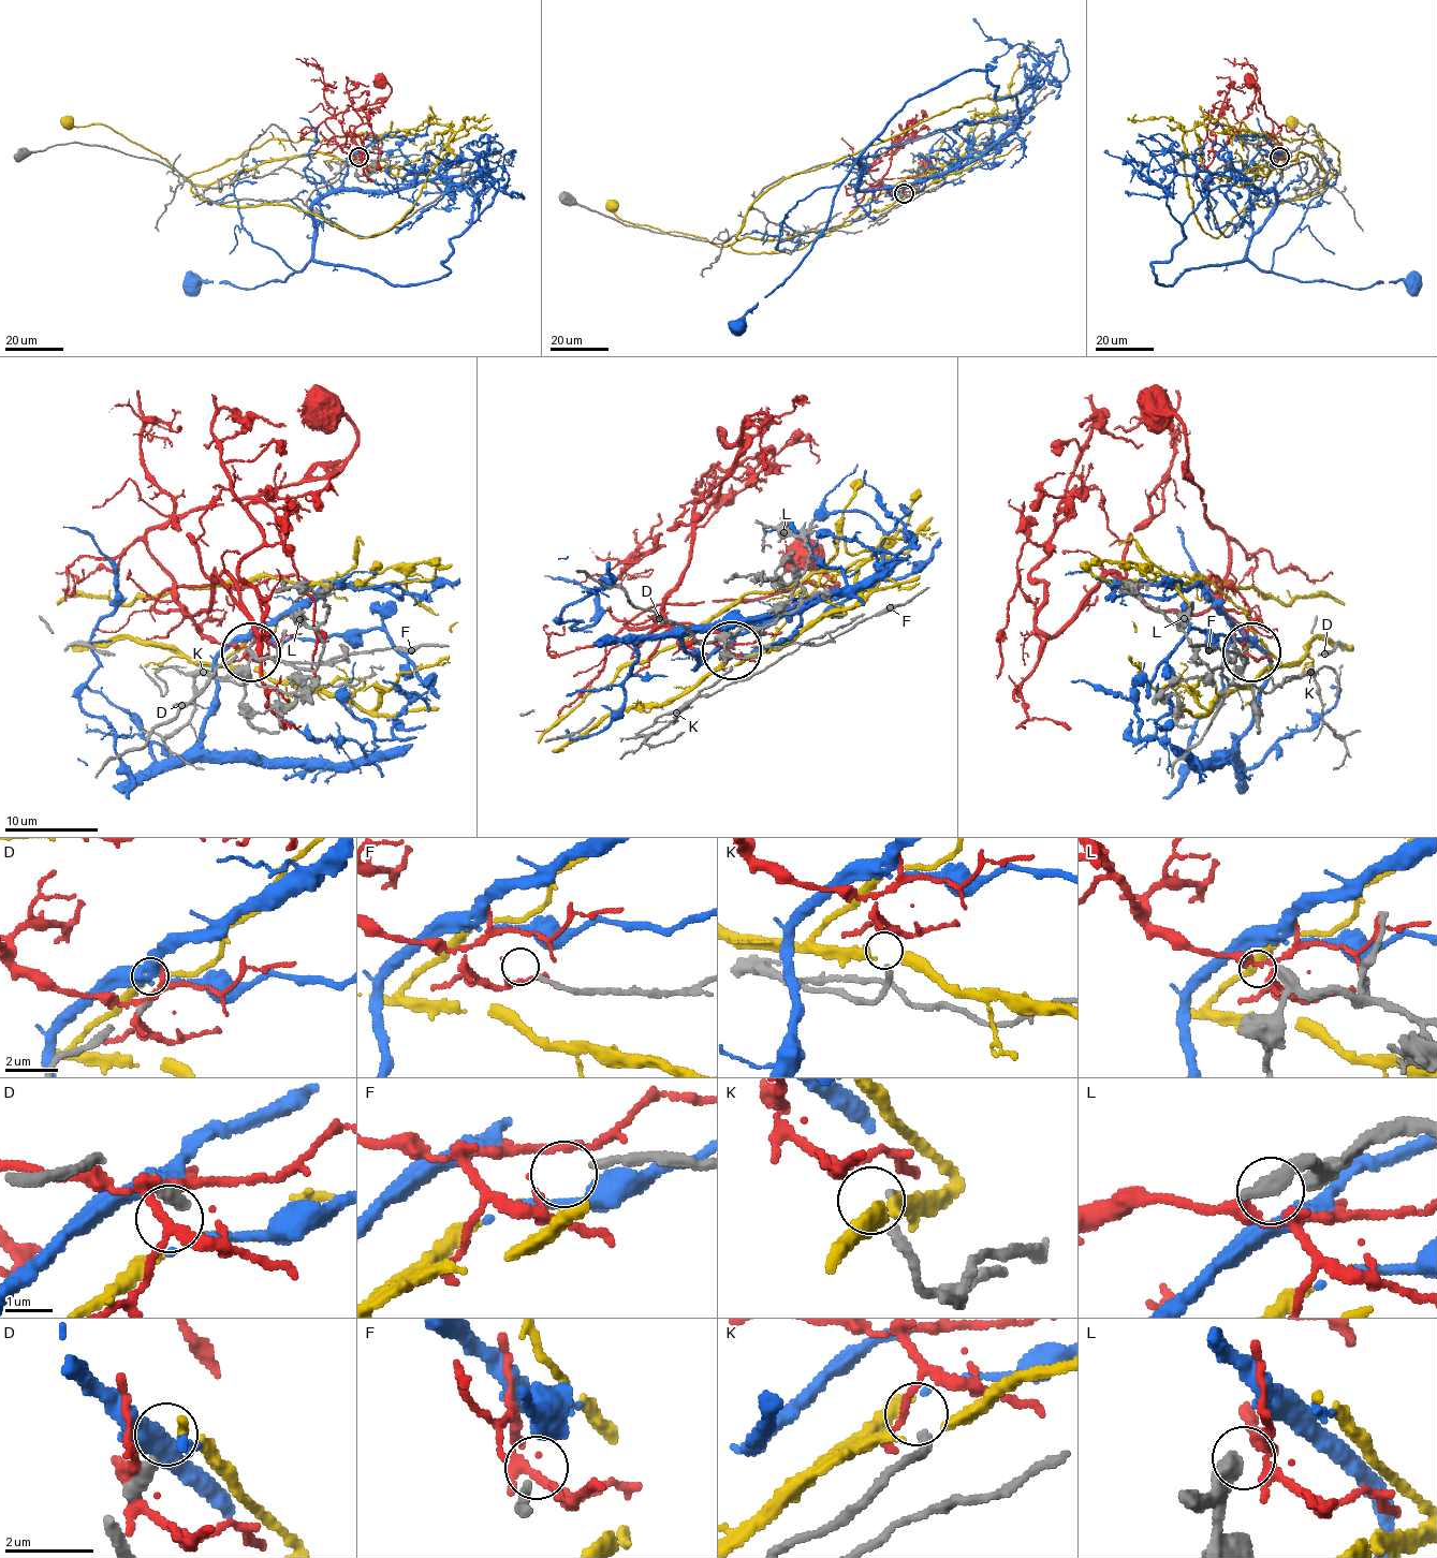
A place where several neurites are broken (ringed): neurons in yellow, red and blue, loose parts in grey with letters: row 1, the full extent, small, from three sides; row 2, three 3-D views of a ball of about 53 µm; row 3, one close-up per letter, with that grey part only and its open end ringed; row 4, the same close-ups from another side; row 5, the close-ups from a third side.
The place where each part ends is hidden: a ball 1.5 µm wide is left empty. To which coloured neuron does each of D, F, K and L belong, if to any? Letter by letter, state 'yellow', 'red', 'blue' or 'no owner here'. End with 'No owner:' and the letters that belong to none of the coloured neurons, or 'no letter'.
D: no owner here
F: no owner here
K: no owner here
L: no owner here
No owner: D, F, K, L

